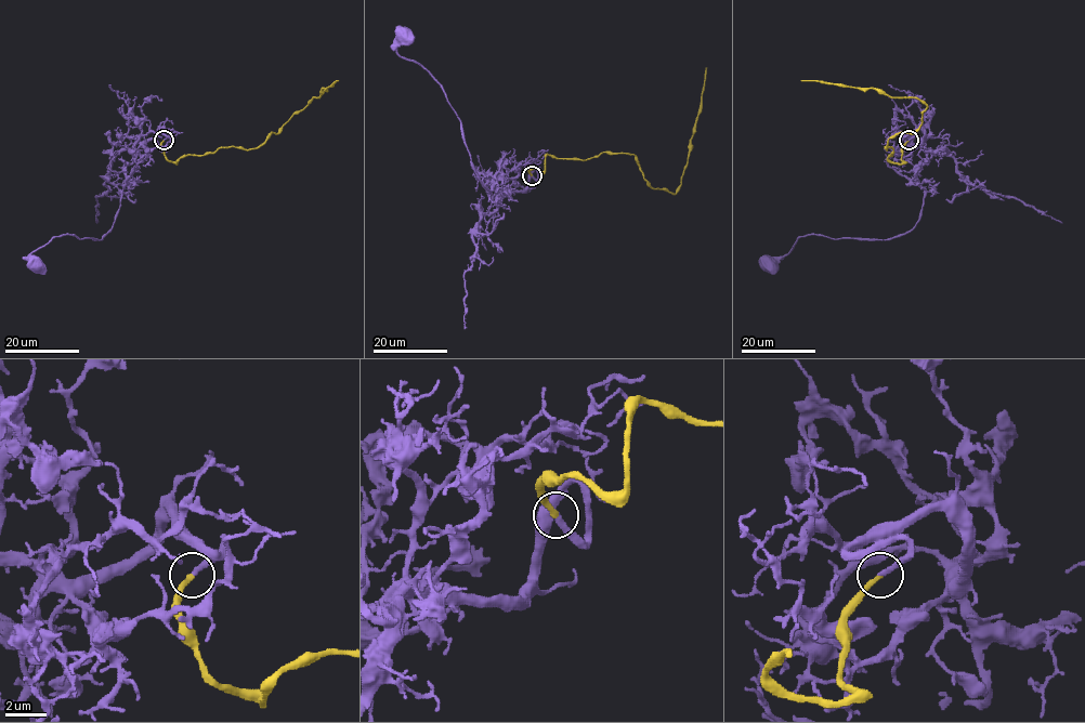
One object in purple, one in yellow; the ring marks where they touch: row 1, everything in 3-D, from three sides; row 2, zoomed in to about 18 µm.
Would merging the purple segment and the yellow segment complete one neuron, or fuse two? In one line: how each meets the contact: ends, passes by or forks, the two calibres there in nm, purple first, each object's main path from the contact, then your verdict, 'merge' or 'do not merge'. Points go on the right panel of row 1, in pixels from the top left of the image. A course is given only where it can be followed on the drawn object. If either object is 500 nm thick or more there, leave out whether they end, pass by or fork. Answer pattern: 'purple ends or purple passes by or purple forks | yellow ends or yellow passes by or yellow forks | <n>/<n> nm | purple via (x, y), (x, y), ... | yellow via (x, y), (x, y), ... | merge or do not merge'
purple ends | yellow ends | 280/260 nm | purple via (909, 140), (919, 129), (928, 162), (916, 172), (924, 198), (910, 231), (885, 239), (807, 234), (769, 265) | yellow via (909, 140), (904, 161), (890, 162), (887, 141), (913, 133), (922, 123), (927, 105), (914, 97), (800, 80) | merge

